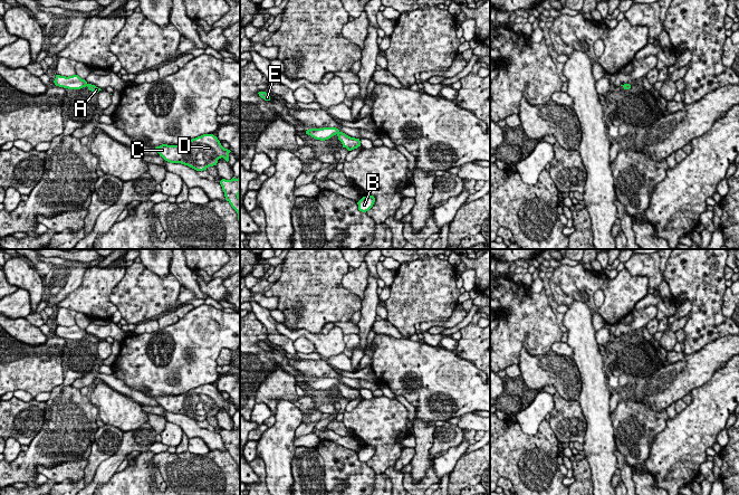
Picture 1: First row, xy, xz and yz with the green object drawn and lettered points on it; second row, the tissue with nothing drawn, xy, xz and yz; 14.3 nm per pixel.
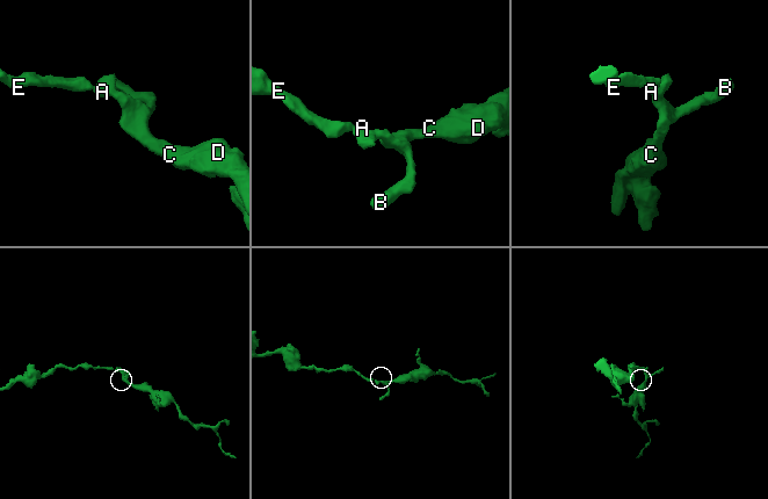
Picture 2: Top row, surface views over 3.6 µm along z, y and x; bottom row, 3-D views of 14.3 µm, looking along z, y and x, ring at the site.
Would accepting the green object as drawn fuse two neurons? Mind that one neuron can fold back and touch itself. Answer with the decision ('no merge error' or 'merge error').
no merge error

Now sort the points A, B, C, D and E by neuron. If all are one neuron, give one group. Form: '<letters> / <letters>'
A B C D E

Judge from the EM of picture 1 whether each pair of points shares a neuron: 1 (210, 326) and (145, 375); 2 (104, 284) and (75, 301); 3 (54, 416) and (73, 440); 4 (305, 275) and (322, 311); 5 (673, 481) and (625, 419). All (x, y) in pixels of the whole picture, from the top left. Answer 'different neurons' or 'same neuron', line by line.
1: same neuron
2: same neuron
3: same neuron
4: same neuron
5: different neurons

